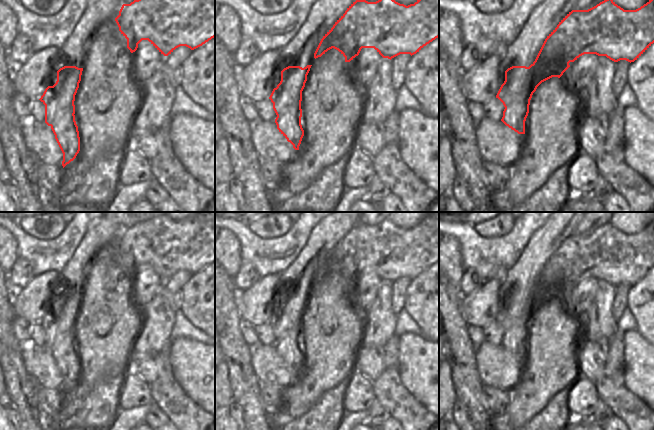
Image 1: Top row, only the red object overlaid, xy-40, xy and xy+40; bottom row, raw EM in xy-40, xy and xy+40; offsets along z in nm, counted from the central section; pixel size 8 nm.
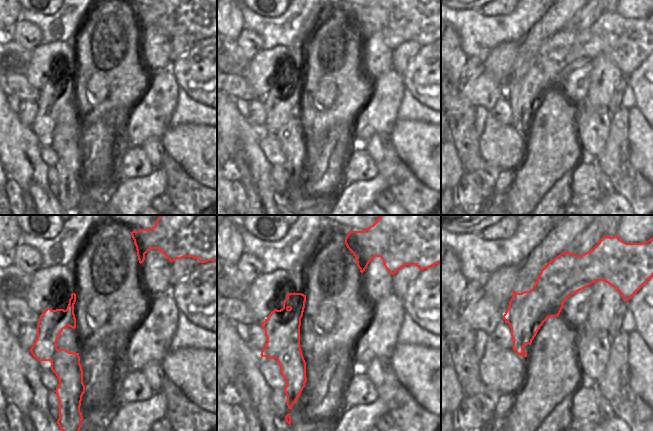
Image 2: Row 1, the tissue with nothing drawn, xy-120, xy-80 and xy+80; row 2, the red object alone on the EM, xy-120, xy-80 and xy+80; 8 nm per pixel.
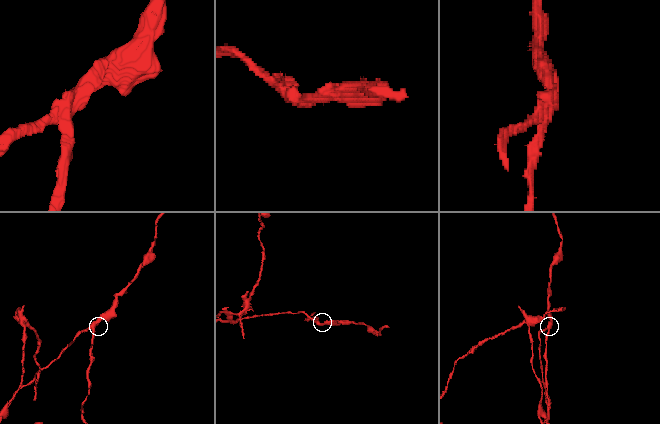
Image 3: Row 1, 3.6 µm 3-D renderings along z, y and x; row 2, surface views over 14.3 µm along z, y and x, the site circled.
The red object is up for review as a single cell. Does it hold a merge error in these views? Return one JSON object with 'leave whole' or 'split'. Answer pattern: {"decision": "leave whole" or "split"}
{"decision": "split"}

